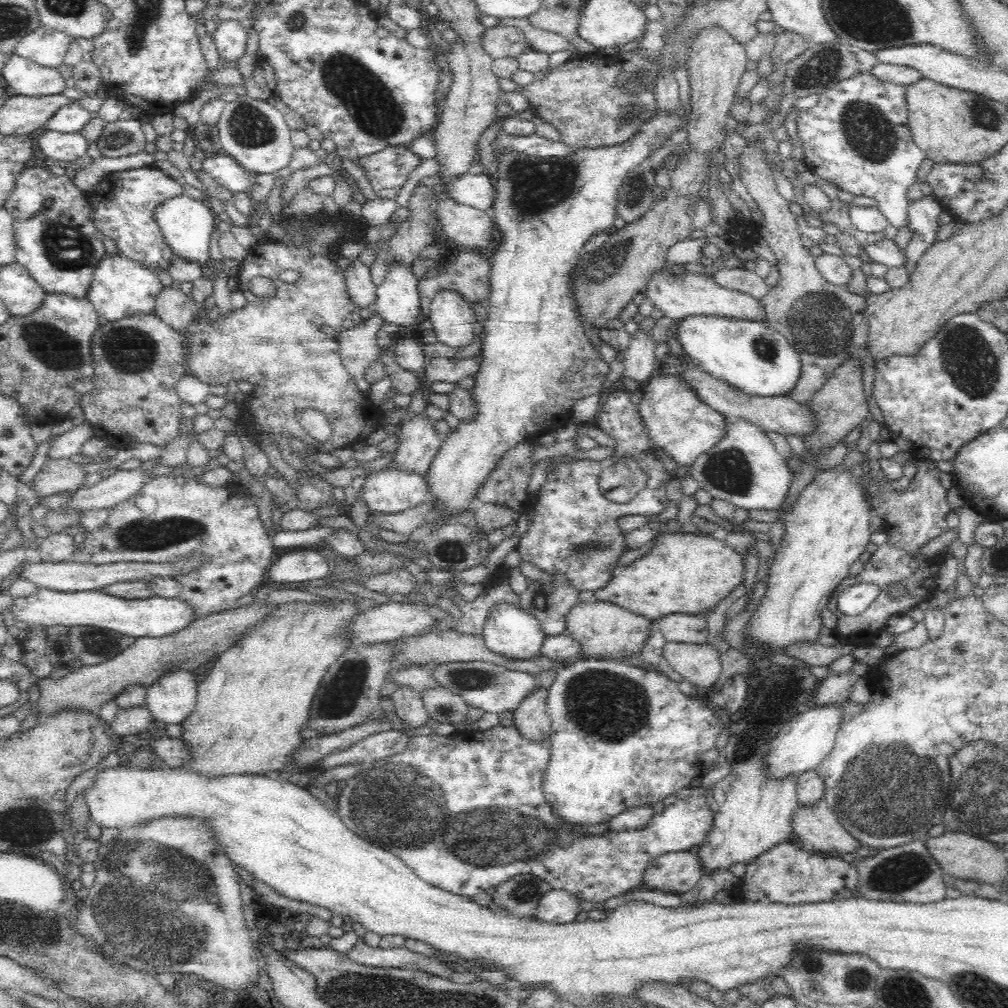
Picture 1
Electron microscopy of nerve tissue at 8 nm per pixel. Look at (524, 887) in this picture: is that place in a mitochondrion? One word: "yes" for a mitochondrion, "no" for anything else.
yes

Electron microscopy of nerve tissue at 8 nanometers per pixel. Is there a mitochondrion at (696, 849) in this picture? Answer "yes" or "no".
no

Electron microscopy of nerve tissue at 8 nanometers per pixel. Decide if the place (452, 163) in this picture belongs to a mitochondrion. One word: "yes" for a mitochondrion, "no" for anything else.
no

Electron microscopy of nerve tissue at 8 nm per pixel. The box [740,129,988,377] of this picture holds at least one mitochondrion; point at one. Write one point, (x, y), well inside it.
(824, 325)

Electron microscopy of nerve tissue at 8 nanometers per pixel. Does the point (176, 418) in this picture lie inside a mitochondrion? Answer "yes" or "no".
no

